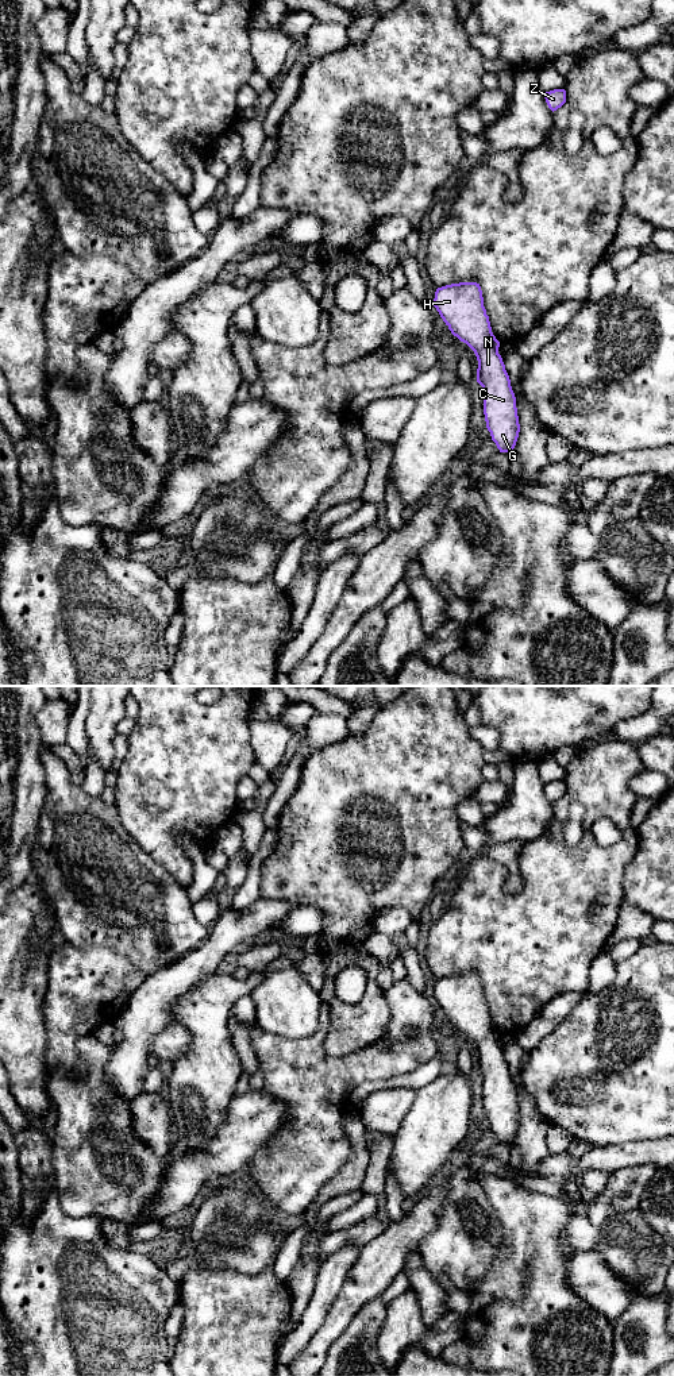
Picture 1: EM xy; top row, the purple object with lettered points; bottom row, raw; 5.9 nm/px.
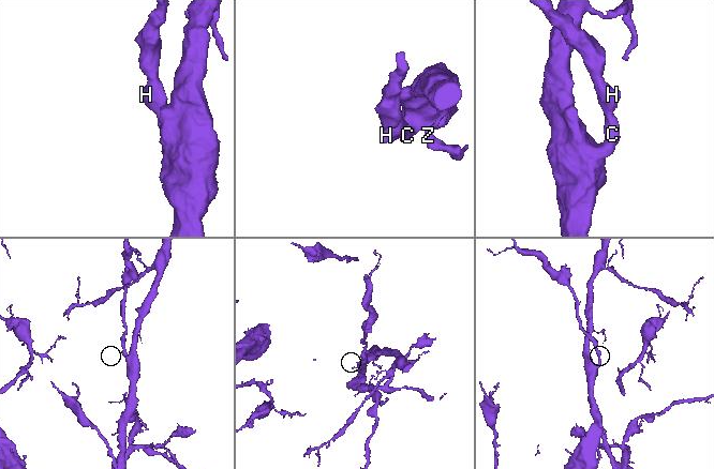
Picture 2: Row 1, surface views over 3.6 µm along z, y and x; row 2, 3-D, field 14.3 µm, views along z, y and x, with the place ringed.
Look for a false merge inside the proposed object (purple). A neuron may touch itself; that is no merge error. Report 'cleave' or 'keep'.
keep

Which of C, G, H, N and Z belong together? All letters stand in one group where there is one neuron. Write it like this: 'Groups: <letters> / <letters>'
Groups: C G H N Z

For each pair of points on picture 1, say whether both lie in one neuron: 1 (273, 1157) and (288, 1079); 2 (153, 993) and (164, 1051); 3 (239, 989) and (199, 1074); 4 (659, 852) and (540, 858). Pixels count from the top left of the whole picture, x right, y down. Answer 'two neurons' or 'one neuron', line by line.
1: one neuron
2: two neurons
3: one neuron
4: two neurons

